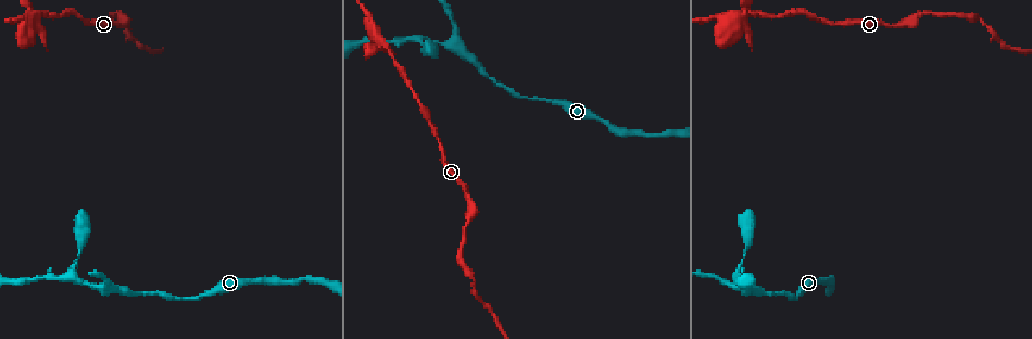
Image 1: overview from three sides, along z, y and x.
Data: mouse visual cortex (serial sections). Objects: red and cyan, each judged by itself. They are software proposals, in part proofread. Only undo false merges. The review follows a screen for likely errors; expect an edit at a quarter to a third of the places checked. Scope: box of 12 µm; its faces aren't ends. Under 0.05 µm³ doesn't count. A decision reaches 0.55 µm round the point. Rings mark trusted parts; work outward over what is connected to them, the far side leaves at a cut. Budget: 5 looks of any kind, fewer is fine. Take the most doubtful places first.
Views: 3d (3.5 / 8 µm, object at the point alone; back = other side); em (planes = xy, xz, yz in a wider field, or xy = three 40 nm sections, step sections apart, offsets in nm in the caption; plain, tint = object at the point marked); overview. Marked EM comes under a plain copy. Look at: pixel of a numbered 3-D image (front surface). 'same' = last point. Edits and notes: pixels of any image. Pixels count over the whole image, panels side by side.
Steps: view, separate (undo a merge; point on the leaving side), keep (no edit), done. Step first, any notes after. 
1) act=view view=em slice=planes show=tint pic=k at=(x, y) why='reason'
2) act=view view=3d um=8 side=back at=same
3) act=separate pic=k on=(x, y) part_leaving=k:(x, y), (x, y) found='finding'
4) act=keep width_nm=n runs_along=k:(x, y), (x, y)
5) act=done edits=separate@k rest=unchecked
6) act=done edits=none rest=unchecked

act=view view=3d um=8 pic=1 at=(76, 278) why='abrupt turn'

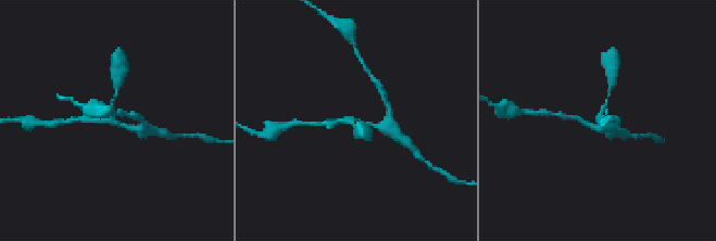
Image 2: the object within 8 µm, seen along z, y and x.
act=view view=3d um=3.5 pic=2 at=(598, 118) why='zoom in'

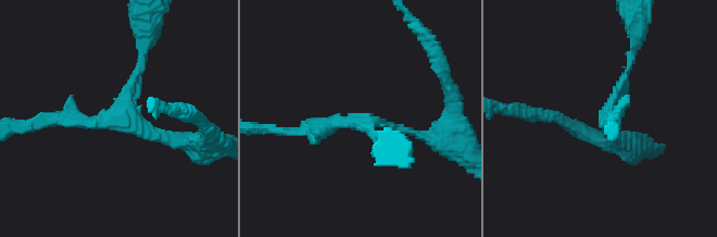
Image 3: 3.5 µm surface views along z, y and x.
act=view view=em slice=xy step=5 show=tint pic=3 at=(371, 121) arms=3 arm_widths_nm=100,150,200

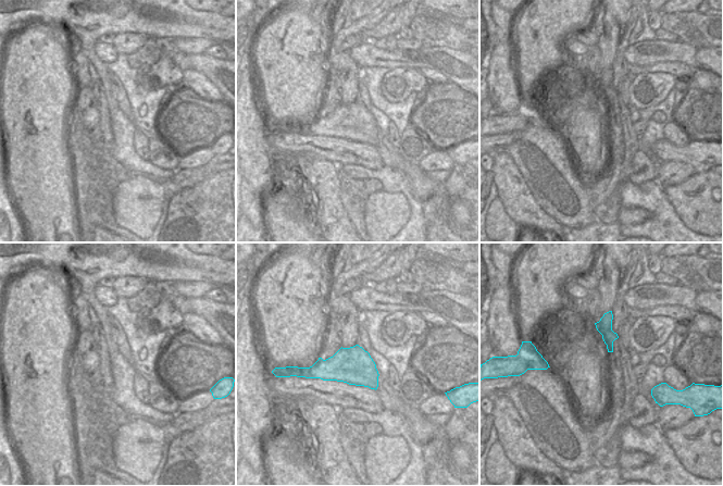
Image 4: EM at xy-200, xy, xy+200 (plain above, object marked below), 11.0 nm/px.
act=keep runs_along=3:(191, 144), (128, 120), (141, 53) found='all the same cell'

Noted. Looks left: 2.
act=view view=3d um=3.5 pic=1 at=(374, 34) why='four-way junction'

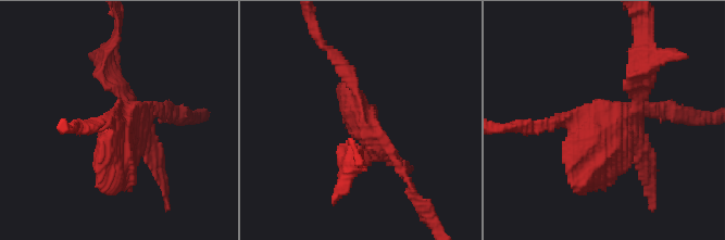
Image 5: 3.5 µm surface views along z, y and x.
act=view view=em slice=xy step=2 show=tint pic=5 at=(360, 127)

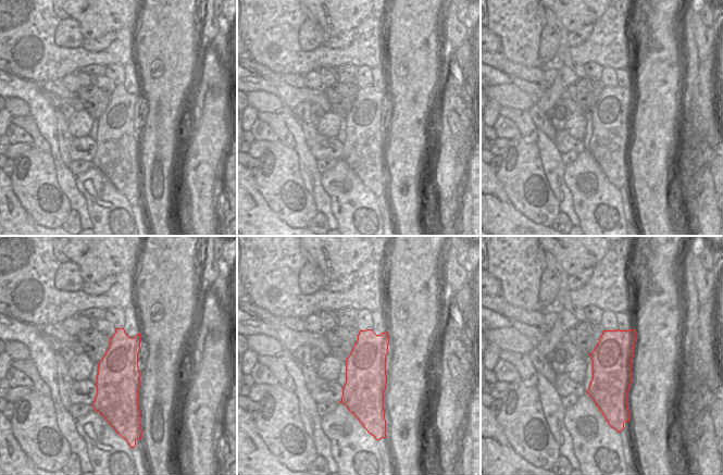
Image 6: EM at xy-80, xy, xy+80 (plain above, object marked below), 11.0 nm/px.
act=separate pic=5 on=(649, 80) width_nm=460 part_leaving=5:(636, 112), (649, 65), (666, 62) found='two cells meet here'

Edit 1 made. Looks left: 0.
act=done edits=separate@5 rest=unchecked

